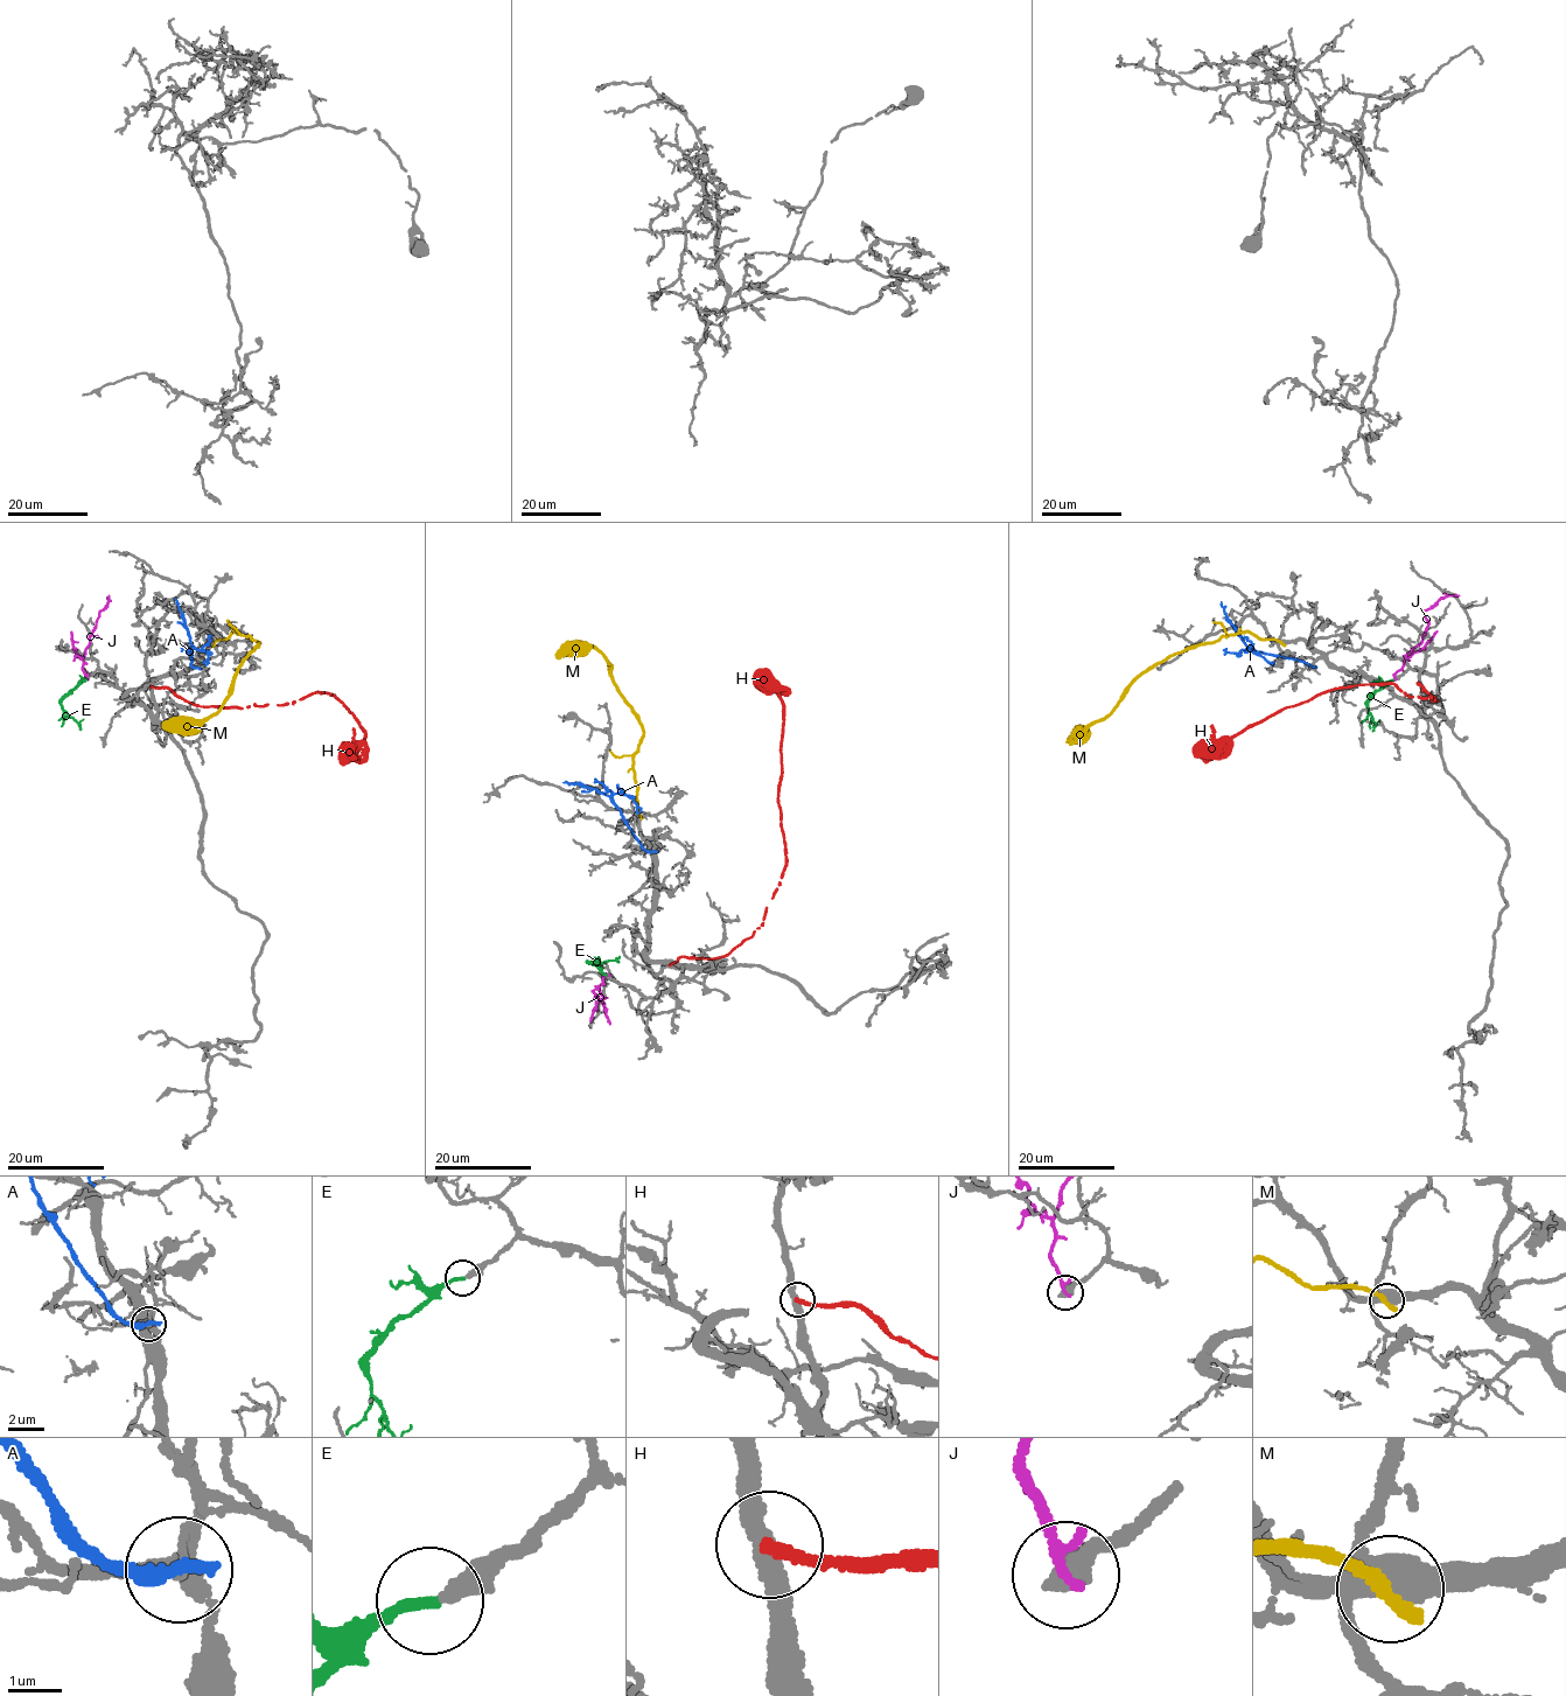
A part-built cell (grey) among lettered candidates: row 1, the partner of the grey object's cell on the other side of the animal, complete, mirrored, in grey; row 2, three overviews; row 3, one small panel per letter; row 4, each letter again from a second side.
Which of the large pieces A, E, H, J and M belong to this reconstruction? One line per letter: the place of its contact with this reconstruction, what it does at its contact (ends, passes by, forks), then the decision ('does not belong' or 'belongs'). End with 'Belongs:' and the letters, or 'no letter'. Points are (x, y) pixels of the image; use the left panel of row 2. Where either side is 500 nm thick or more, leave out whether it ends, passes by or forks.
A: contact (197, 668); it ends; does not belong
E: contact (84, 679); it ends; belongs
H: contact (151, 685); it ends; does not belong
J: contact (86, 678); it ends; does not belong
M: contact (214, 643); it ends; does not belong
Belongs: E

